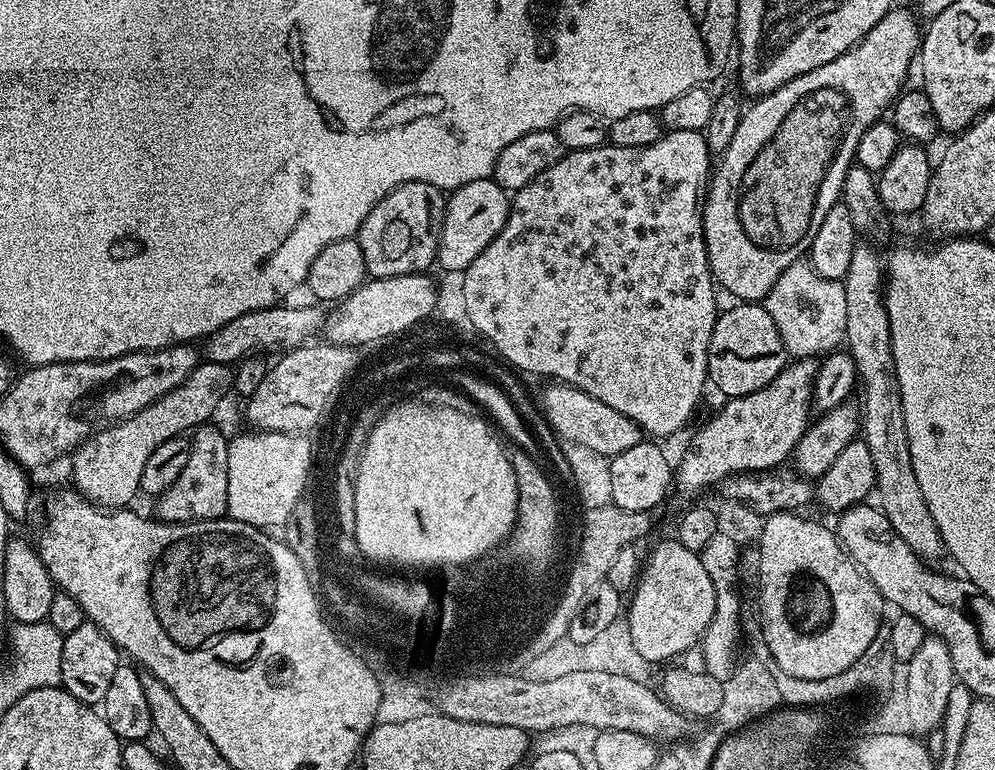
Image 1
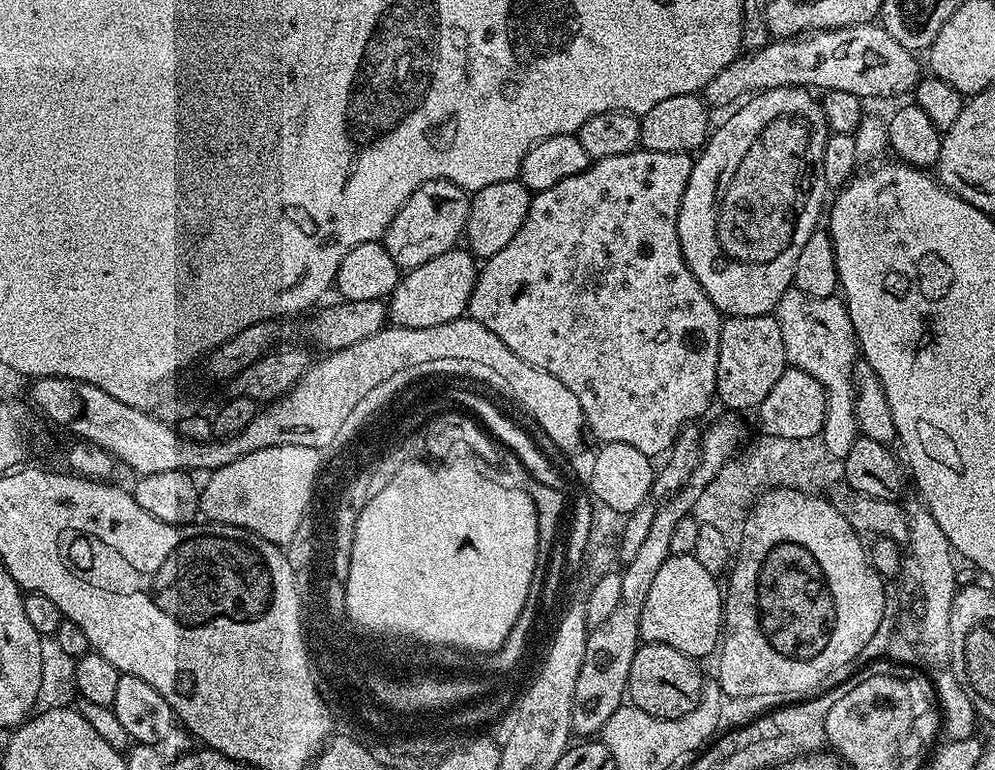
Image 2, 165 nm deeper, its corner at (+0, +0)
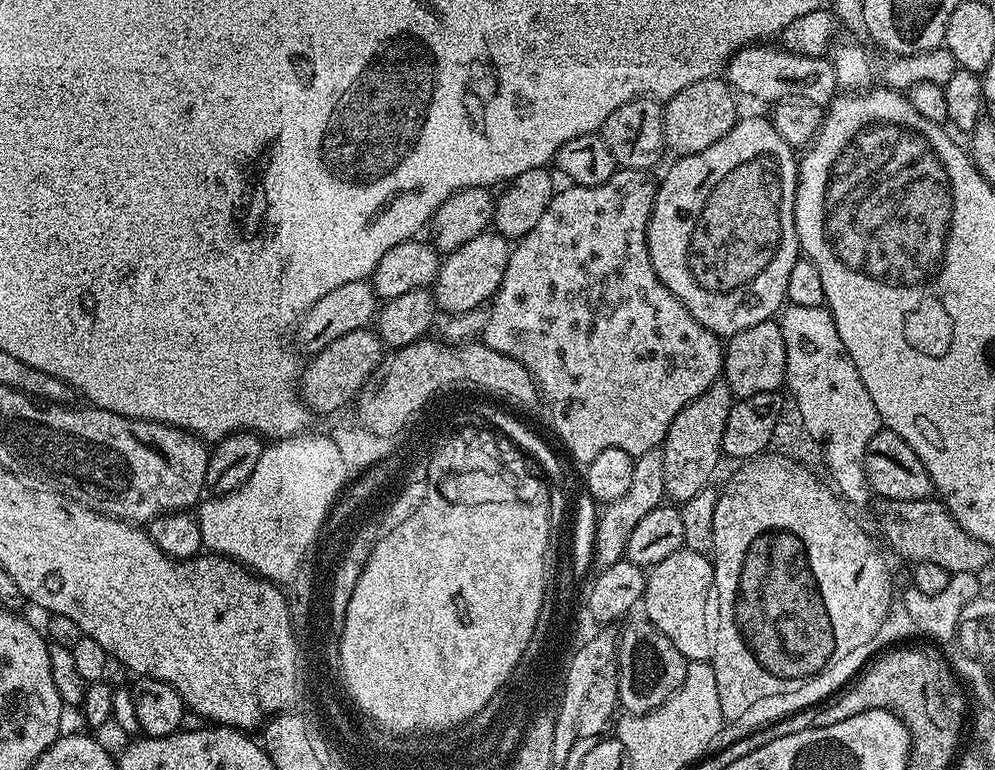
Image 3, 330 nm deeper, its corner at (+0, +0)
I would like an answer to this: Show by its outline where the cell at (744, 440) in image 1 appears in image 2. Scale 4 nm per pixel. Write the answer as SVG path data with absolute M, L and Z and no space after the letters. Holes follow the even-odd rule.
M743 419L716 420L707 429L703 429L700 437L700 462L692 472L687 484L675 496L663 501L654 514L654 522L650 522L650 531L646 533L638 555L623 565L622 595L618 597L618 606L611 612L606 622L595 625L589 631L586 642L586 658L582 662L582 671L578 674L578 682L574 686L574 702L572 703L572 730L577 737L592 738L603 733L606 722L614 710L622 707L628 690L630 662L634 662L634 654L640 647L640 619L646 606L646 594L650 594L650 585L658 575L662 562L672 555L670 538L674 535L674 526L693 511L695 499L699 492L715 477L722 466L741 451L744 440Z

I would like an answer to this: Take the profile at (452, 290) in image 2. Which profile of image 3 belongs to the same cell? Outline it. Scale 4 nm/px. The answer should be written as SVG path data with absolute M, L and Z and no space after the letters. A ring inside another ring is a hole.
M489 230L478 234L478 238L470 238L466 246L458 246L458 250L447 253L441 259L440 272L434 285L437 309L444 314L455 314L487 305L495 296L498 286L502 286L502 274L506 274L506 262L512 249L508 237Z

